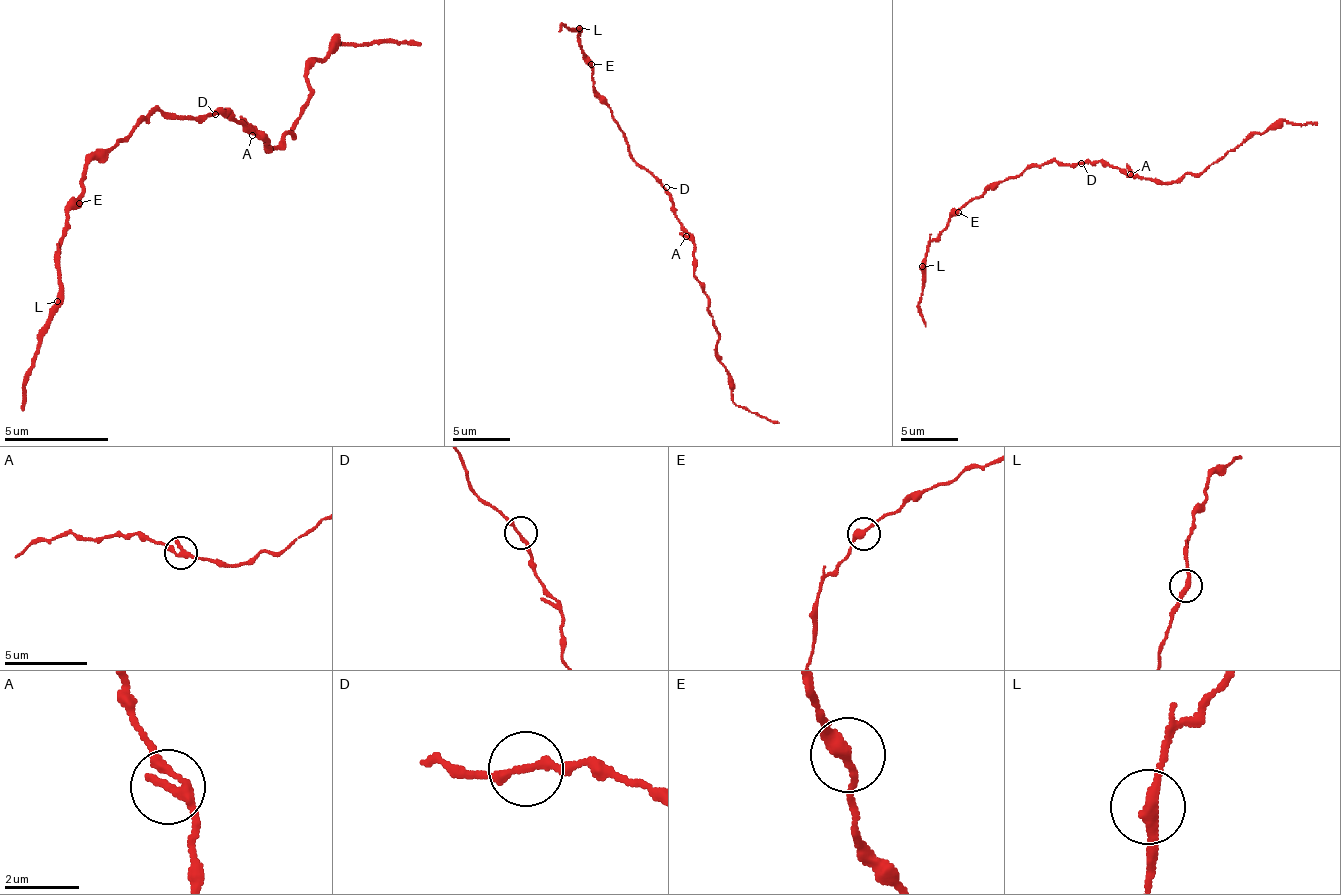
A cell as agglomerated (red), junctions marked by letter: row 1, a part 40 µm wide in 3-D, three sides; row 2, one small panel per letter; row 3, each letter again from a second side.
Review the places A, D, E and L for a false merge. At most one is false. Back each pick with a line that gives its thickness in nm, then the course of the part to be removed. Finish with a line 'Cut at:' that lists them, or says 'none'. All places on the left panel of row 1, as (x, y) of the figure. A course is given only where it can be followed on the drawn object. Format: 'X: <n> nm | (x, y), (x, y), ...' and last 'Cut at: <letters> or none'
L: 300 nm | (58, 302), (27, 375), (22, 412)
Cut at: L

